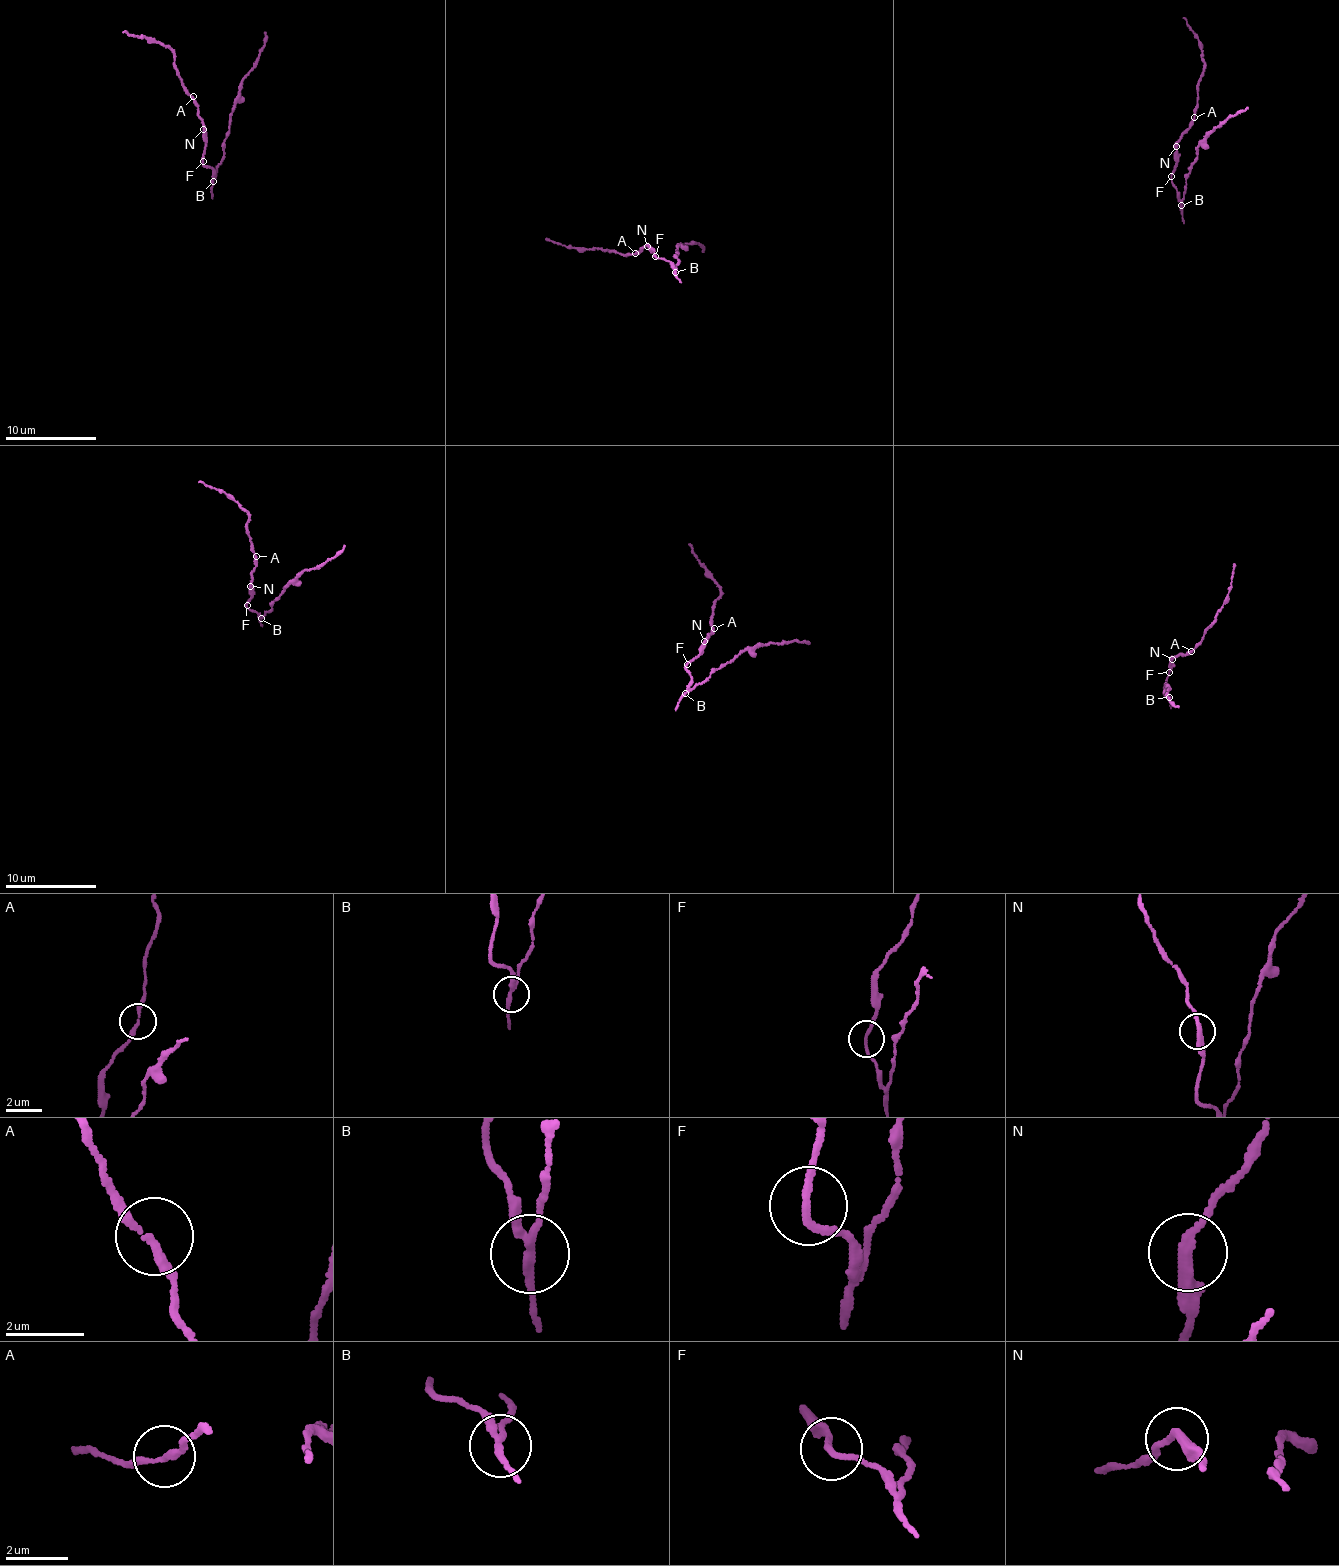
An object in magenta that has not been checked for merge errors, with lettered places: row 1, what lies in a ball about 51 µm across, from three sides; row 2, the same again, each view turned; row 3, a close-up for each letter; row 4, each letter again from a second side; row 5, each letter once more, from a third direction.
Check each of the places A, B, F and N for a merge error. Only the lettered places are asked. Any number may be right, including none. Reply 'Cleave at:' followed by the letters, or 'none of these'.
Cleave at: B

